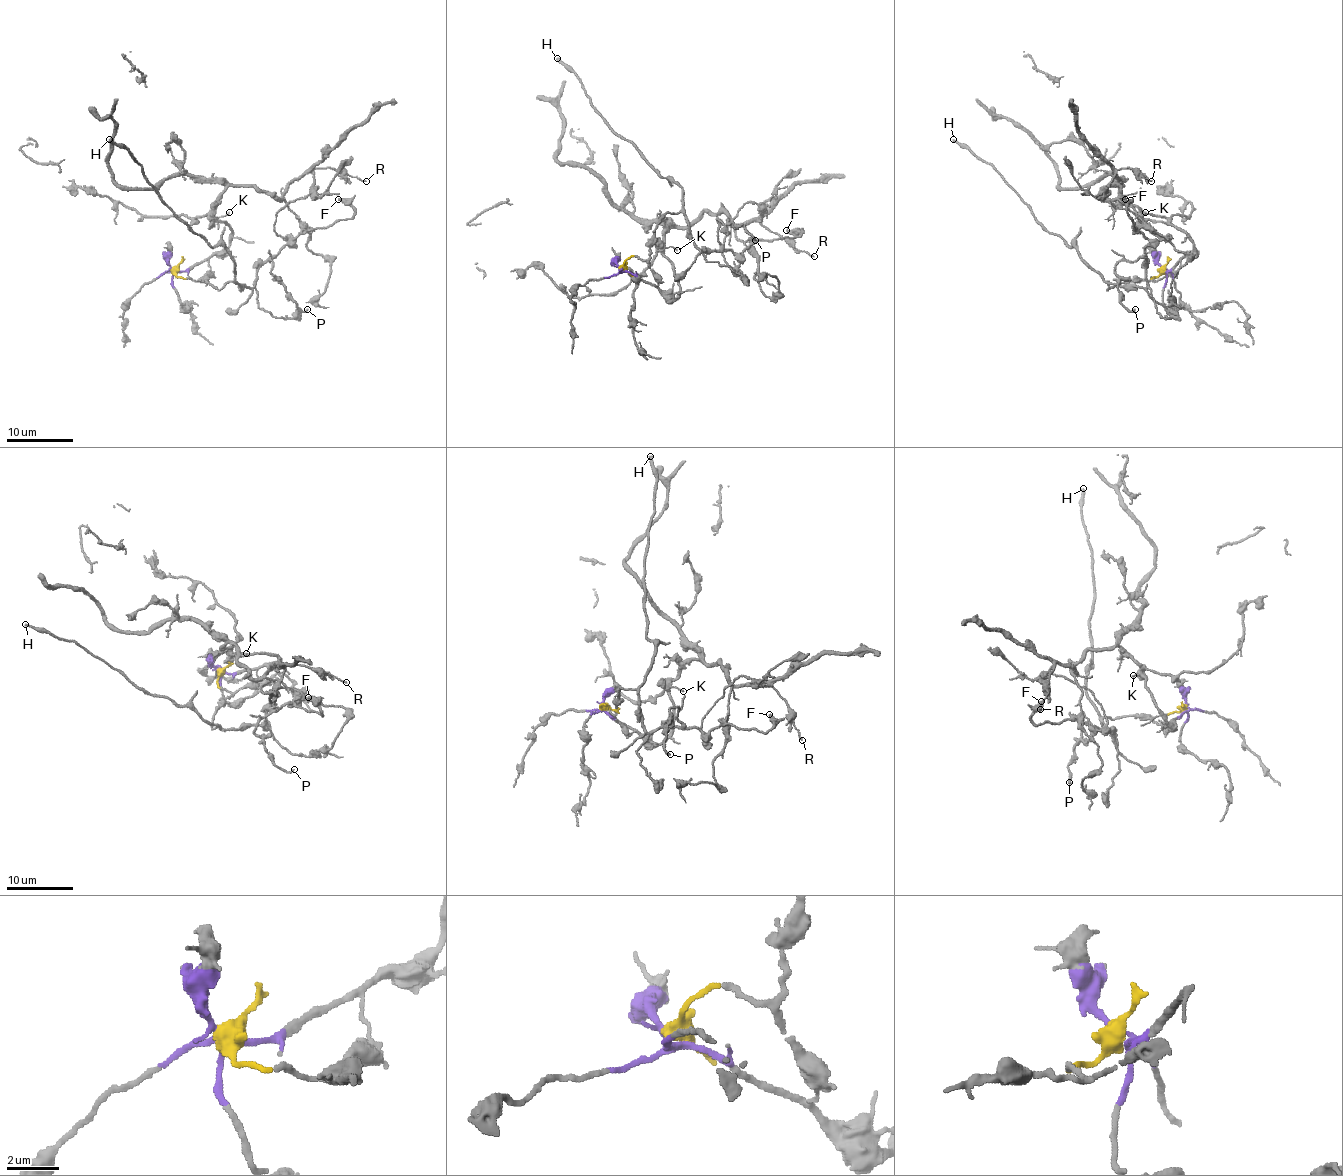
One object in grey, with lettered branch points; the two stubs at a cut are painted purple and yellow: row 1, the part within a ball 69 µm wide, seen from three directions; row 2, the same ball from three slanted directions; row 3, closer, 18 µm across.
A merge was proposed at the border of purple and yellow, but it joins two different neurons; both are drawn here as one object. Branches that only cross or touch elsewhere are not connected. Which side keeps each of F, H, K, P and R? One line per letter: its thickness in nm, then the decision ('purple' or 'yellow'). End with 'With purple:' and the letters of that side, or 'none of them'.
F: 360 nm thick; yellow
H: 240 nm thick; yellow
K: 110 nm thick; purple
P: 190 nm thick; yellow
R: 140 nm thick; purple
With purple: K, R

